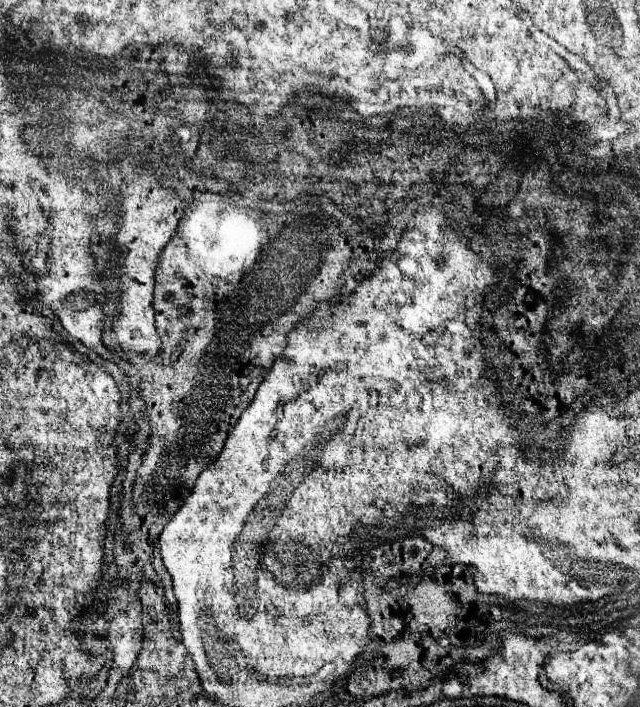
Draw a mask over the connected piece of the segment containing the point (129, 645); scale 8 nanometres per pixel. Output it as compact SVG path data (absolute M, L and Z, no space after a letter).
M129 595L127 615L112 620L110 626L112 631L109 631L107 641L113 645L113 667L109 677L123 679L135 665L143 643L141 601L137 601L137 595Z

